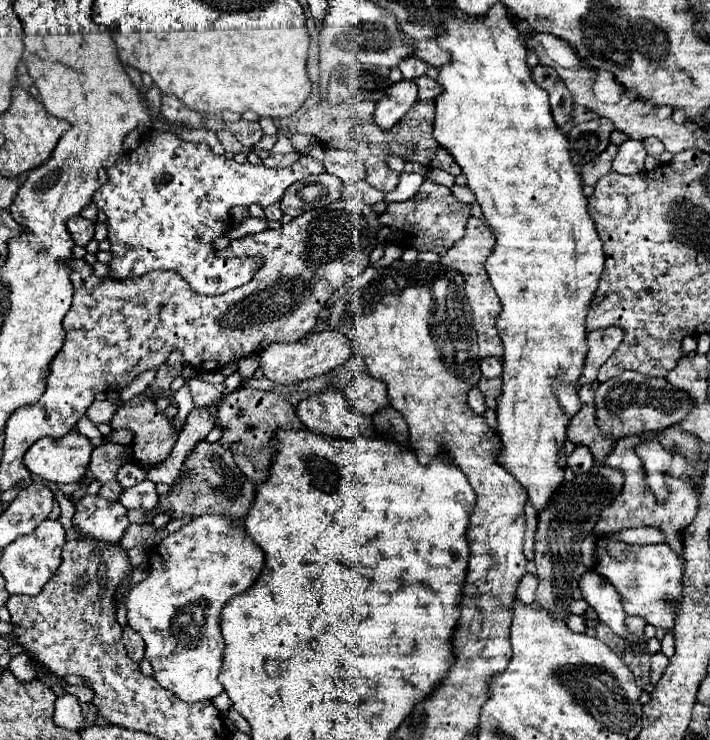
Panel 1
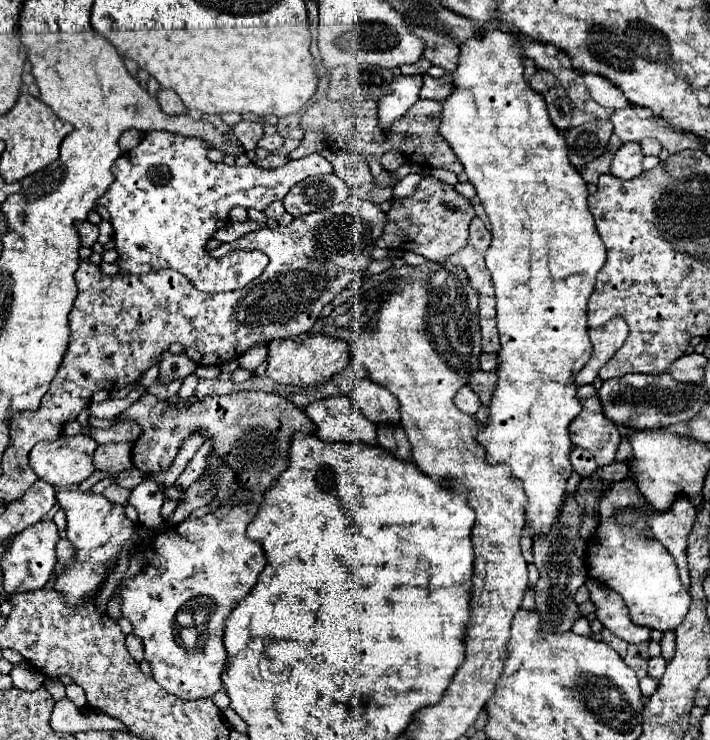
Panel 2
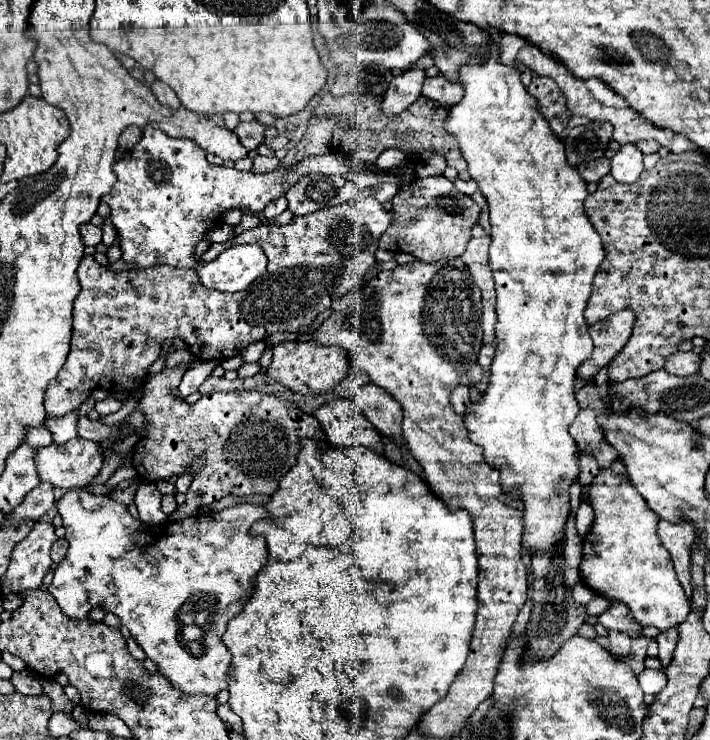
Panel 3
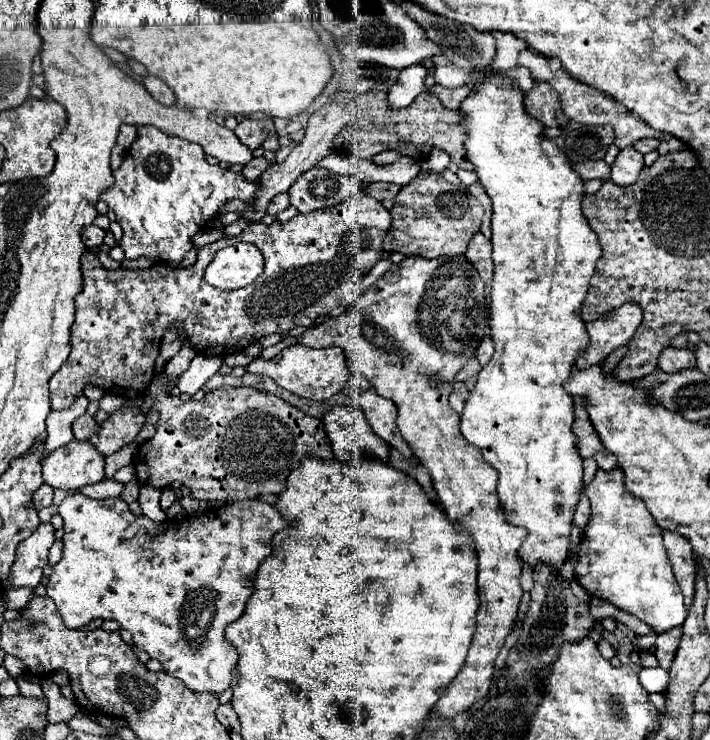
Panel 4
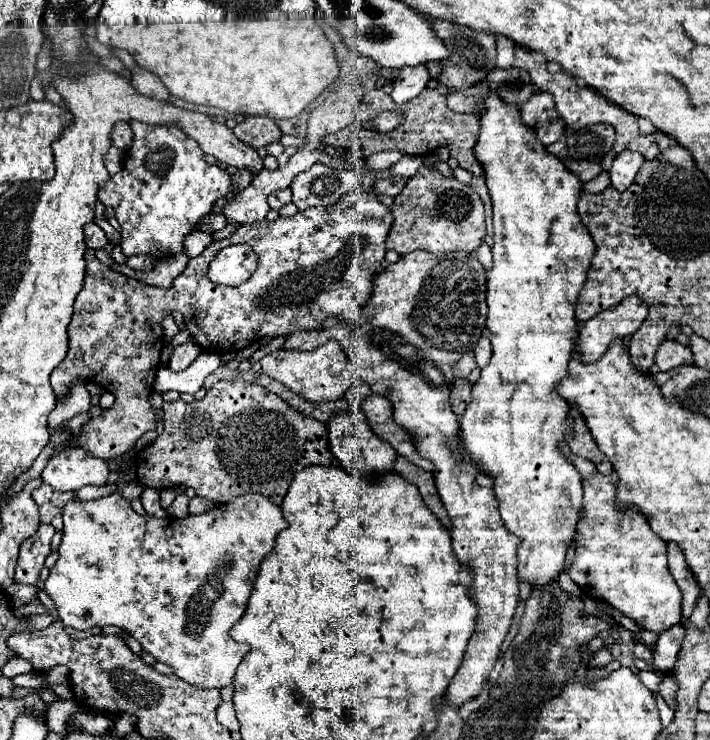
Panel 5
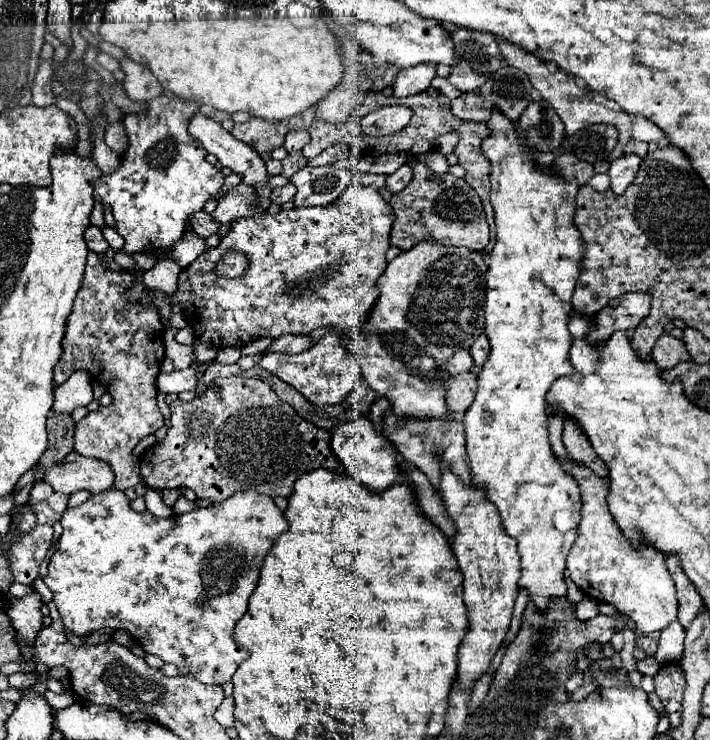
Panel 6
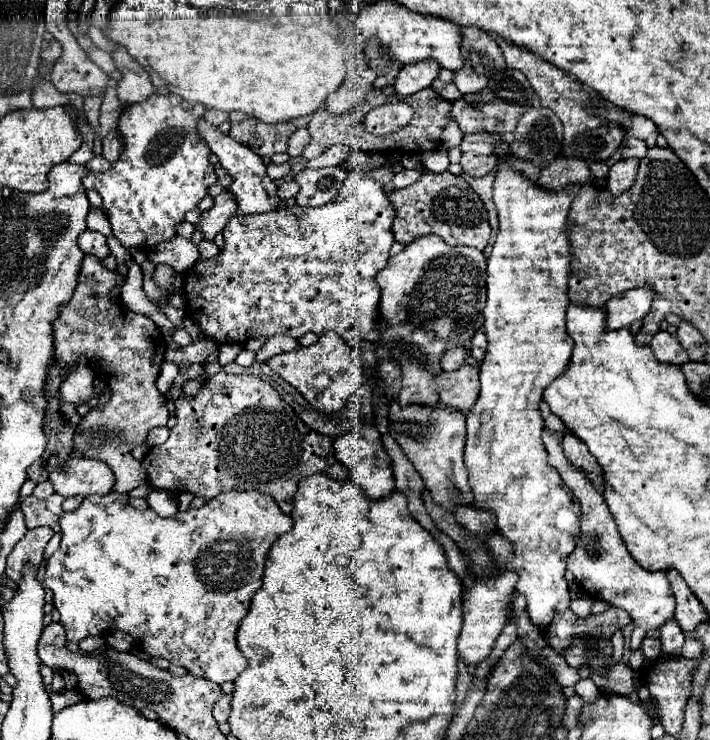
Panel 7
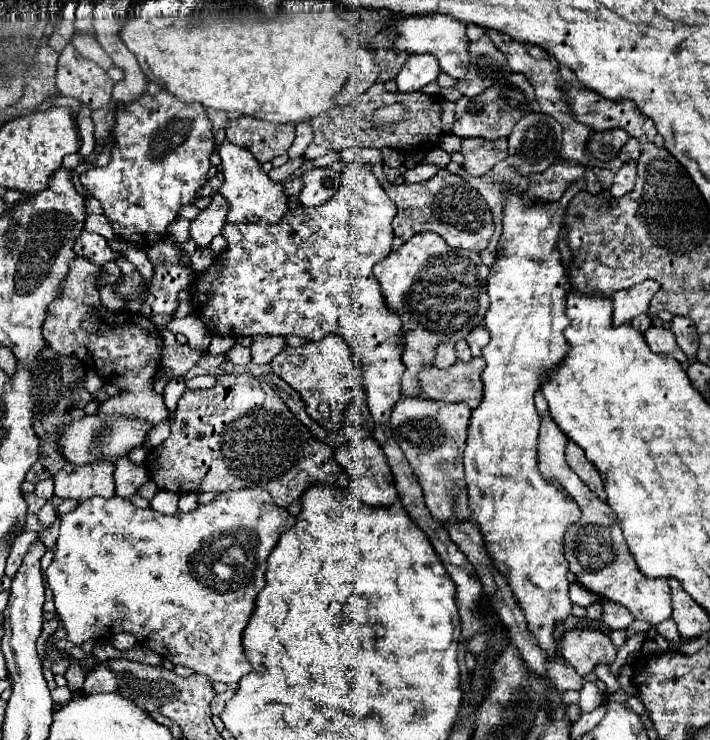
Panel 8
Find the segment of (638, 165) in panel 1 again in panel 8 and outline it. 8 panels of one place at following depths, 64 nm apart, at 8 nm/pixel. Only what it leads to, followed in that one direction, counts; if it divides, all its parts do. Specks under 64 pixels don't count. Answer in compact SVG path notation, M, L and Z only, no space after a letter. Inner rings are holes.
M630 160L630 162L622 164L622 168L614 174L614 184L610 188L610 194L614 198L628 194L634 188L634 180L636 180L636 162Z

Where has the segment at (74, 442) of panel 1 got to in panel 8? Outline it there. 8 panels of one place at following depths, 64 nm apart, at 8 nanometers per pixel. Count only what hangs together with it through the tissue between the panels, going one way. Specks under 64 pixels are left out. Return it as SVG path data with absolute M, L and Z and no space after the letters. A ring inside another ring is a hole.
M98 462L90 466L66 464L54 476L54 496L84 502L92 496L114 496L114 464Z

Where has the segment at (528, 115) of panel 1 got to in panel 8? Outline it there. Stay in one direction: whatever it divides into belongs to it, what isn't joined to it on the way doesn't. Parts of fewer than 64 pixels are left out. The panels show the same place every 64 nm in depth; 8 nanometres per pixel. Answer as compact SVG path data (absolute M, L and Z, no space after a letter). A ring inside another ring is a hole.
M504 194L504 232L500 238L500 254L492 264L494 274L490 274L488 278L490 308L484 316L484 324L490 332L490 342L482 350L482 356L486 360L486 370L482 372L484 400L472 412L468 442L464 450L464 468L470 496L468 508L472 510L472 518L478 524L480 534L484 536L492 566L506 576L514 600L526 616L528 632L534 636L536 644L546 652L548 658L558 654L558 642L554 638L556 624L564 622L572 612L572 602L568 598L570 584L566 580L568 562L564 560L562 536L570 524L576 524L580 520L578 504L558 486L548 484L540 476L536 460L540 416L534 406L534 394L546 380L544 372L556 368L556 364L562 362L564 354L568 354L568 344L564 338L564 330L570 324L566 316L568 278L562 256L556 248L568 200L570 196L562 196L560 202L524 204L520 194Z

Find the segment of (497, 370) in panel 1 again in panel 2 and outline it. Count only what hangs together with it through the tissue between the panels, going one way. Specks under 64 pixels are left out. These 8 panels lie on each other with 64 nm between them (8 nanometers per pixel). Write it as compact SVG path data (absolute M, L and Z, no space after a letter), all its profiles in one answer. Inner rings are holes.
M482 352L480 354L480 368L484 372L496 372L496 354L494 352Z

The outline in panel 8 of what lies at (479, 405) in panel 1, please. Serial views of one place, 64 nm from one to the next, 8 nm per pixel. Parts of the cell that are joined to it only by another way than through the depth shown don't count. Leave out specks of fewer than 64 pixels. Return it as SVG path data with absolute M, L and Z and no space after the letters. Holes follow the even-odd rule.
M472 358L470 362L464 360L456 360L450 368L436 368L436 366L424 366L422 372L418 374L418 382L420 382L420 392L426 394L432 400L444 400L444 402L466 402L470 408L476 408L482 400L482 374L484 370L484 358Z

